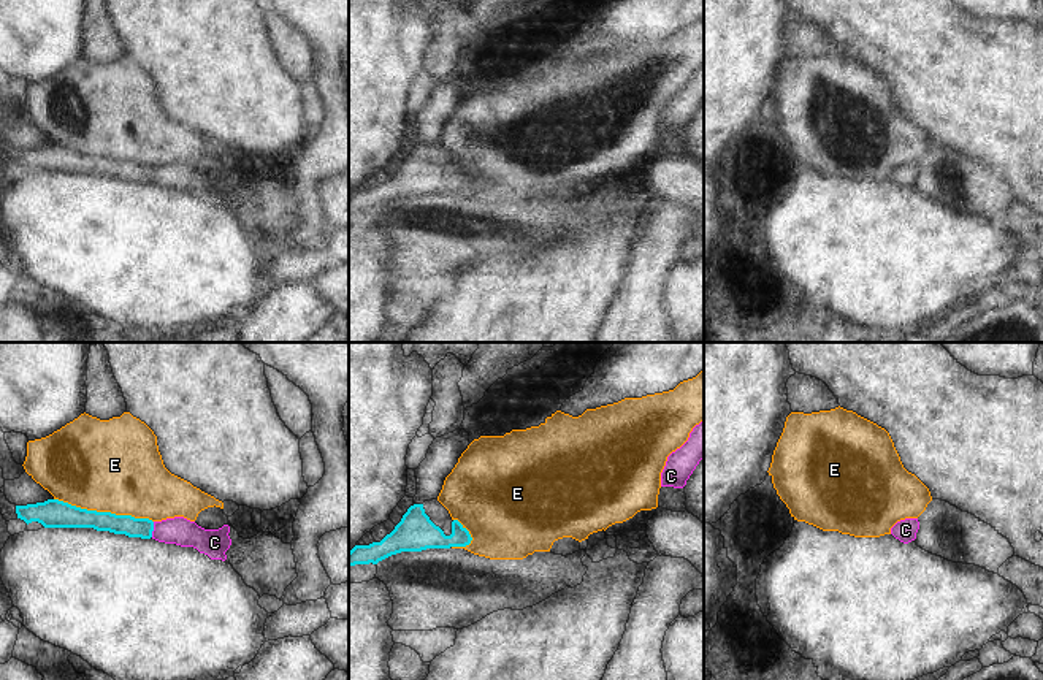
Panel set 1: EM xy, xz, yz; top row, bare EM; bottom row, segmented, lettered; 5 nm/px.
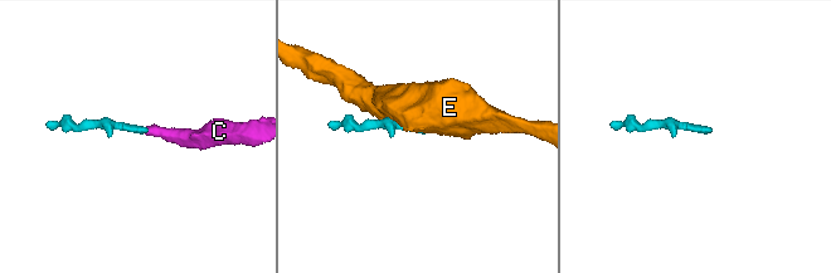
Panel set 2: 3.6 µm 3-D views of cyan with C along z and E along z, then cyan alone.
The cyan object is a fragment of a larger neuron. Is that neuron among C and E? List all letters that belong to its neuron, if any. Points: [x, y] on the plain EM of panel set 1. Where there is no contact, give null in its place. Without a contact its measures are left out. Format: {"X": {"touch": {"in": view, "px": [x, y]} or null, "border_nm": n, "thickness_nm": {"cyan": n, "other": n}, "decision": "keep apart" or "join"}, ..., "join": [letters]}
{"C": {"touch": {"in": "xy", "px": [152, 175]}, "border_nm": 80, "thickness_nm": {"cyan": 100, "other": 140}, "decision": "join"}, "E": {"touch": {"in": "xy", "px": [103, 157]}, "border_nm": 500, "thickness_nm": {"cyan": 140, "other": 460}, "decision": "keep apart"}, "join": ["C"]}

